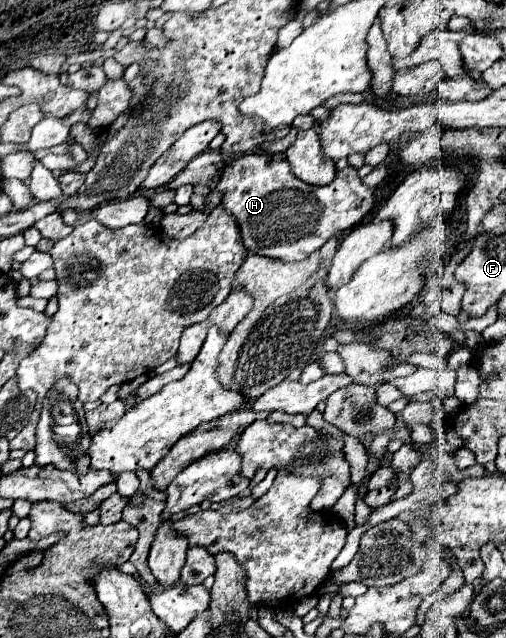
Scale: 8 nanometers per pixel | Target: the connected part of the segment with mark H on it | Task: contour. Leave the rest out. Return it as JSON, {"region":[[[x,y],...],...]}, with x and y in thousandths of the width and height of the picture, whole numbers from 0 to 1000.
{"region":[[[545,240],[534,246],[530,243],[482,243],[458,252],[443,265],[443,274],[431,287],[431,299],[443,303],[439,321],[447,321],[447,328],[462,334],[462,340],[470,343],[482,387],[494,397],[514,397],[522,403],[545,403],[545,406],[569,406],[569,409],[605,406],[613,397],[632,390],[648,378],[648,371],[656,371],[660,365],[672,365],[672,362],[684,362],[708,353],[715,340],[739,321],[739,299],[715,287],[700,262],[688,259],[684,265],[668,268],[664,281],[648,290],[636,290],[636,293],[605,290],[585,274],[577,274],[561,240]]]}

